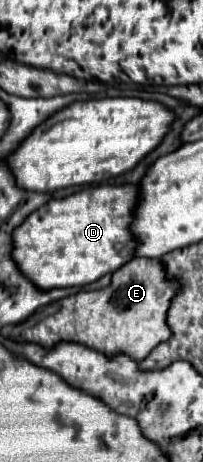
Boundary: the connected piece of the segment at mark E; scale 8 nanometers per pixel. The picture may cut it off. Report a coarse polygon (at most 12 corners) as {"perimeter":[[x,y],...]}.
{"perimeter":[[133,258],[111,284],[61,300],[23,330],[141,362],[171,338],[179,284]]}

